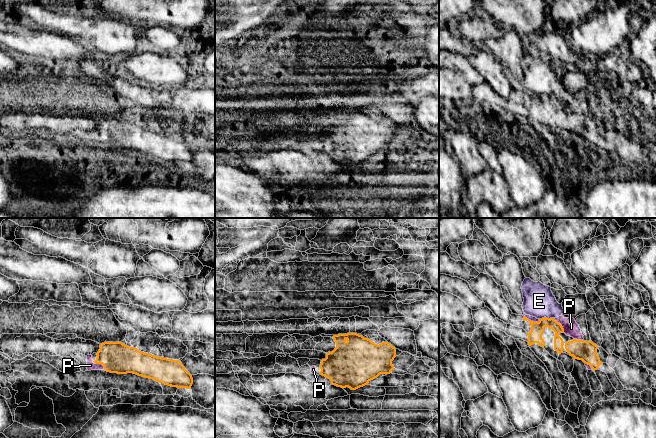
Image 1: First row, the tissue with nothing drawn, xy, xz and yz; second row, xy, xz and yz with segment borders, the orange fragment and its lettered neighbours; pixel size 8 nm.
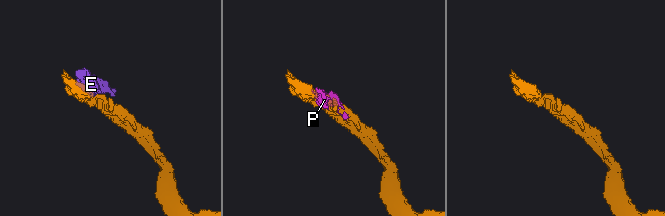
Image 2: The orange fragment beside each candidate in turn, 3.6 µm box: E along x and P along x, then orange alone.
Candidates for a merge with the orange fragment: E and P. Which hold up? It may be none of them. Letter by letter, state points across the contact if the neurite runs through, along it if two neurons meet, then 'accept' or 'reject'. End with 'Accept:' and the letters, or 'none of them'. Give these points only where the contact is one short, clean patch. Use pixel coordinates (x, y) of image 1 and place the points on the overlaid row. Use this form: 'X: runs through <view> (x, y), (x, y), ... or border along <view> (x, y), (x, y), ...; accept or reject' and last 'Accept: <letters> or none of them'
E: reject
P: accept
Accept: P

